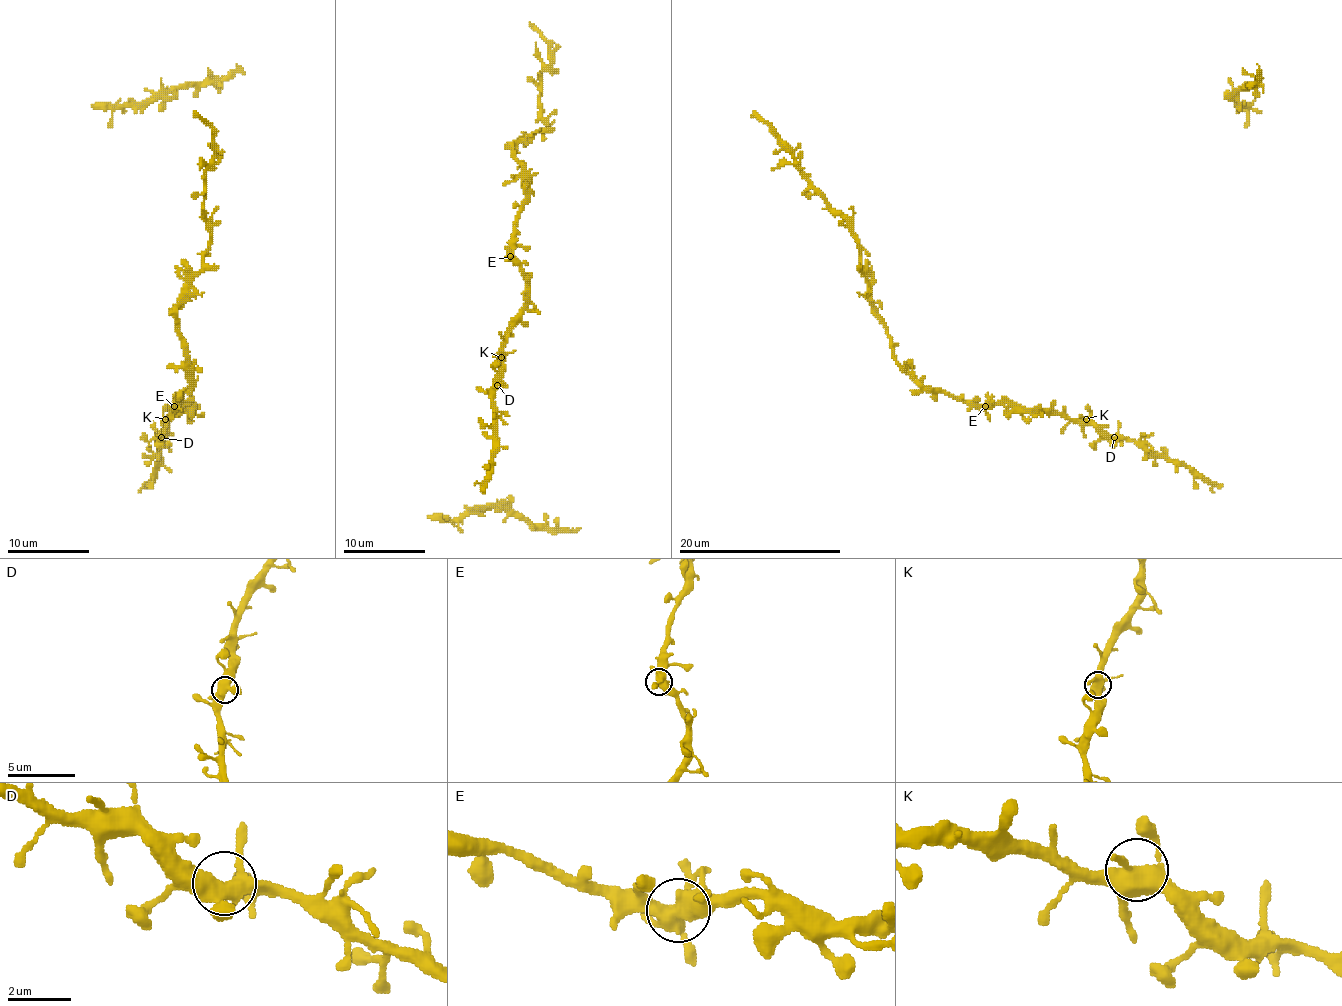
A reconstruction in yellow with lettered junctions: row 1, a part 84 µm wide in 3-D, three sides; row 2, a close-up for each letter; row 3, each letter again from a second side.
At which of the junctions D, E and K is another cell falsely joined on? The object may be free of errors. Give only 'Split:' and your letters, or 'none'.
Split: none

